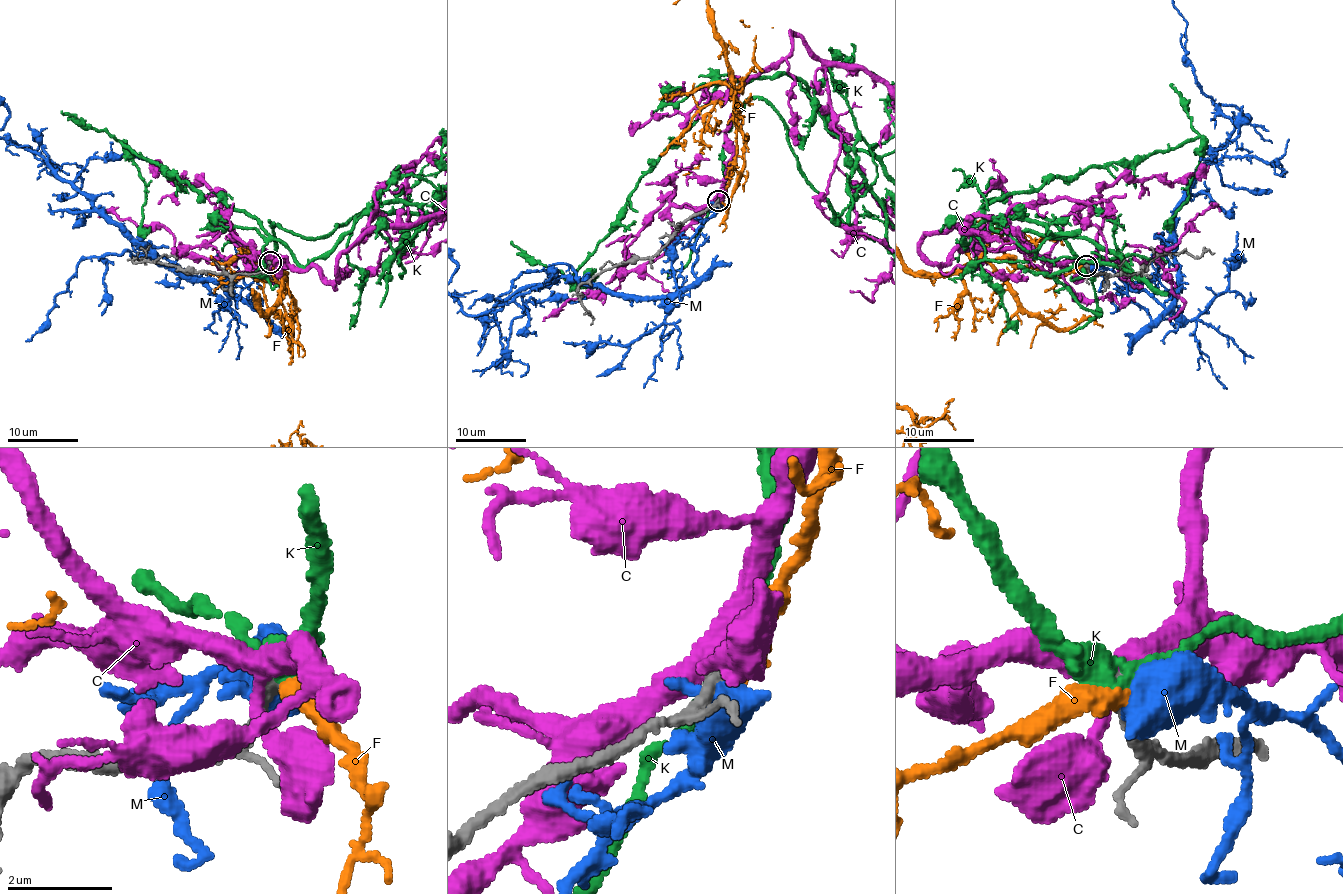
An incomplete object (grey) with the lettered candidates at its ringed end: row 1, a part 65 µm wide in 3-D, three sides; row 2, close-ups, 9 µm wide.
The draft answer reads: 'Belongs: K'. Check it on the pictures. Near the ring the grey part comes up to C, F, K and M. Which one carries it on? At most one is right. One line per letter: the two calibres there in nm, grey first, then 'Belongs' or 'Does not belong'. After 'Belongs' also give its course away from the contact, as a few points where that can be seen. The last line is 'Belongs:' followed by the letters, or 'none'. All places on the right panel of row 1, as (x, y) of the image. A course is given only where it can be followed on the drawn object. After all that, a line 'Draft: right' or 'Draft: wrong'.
C: Thickness 360 nm (grey) against 340 nm. Does not belong
F: Thickness 360 nm (grey) against 420 nm. Does not belong
K: Thickness 360 nm (grey) against 400 nm. Belongs
M: Thickness 400 nm (grey) against 750 nm. Does not belong
Belongs: K
Draft: right

